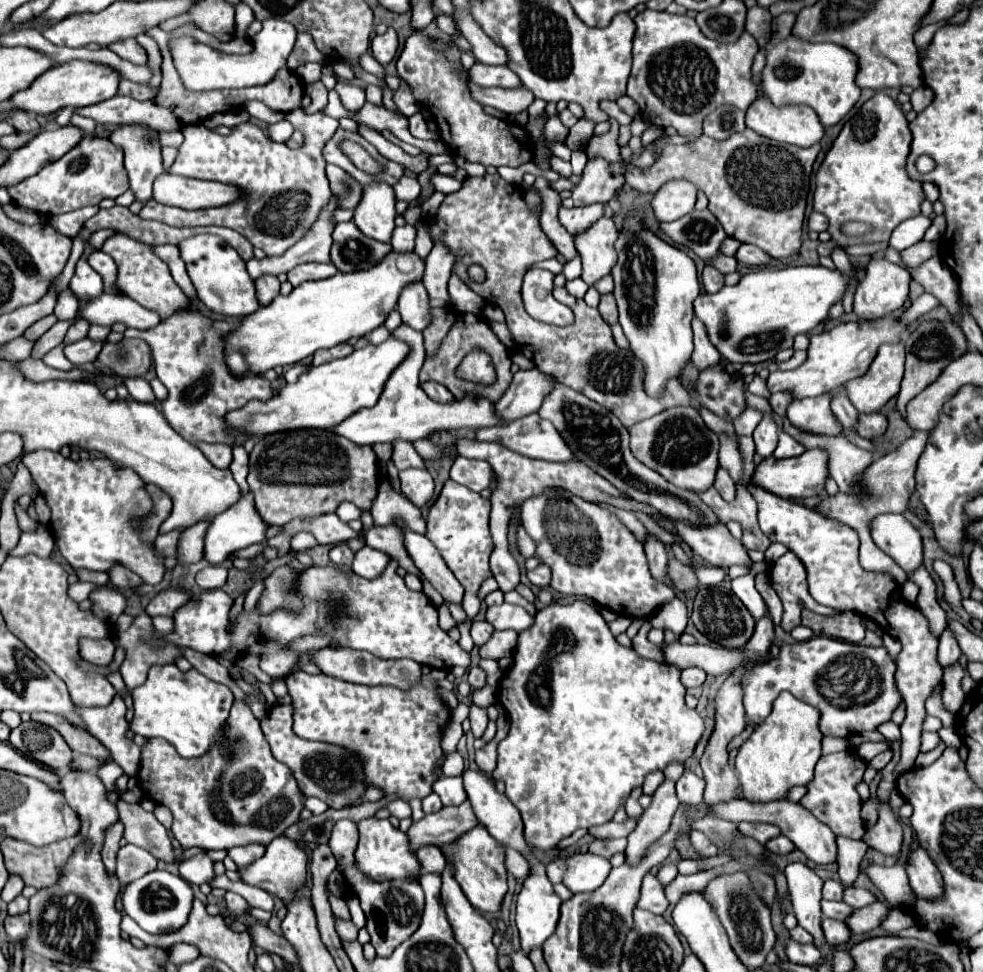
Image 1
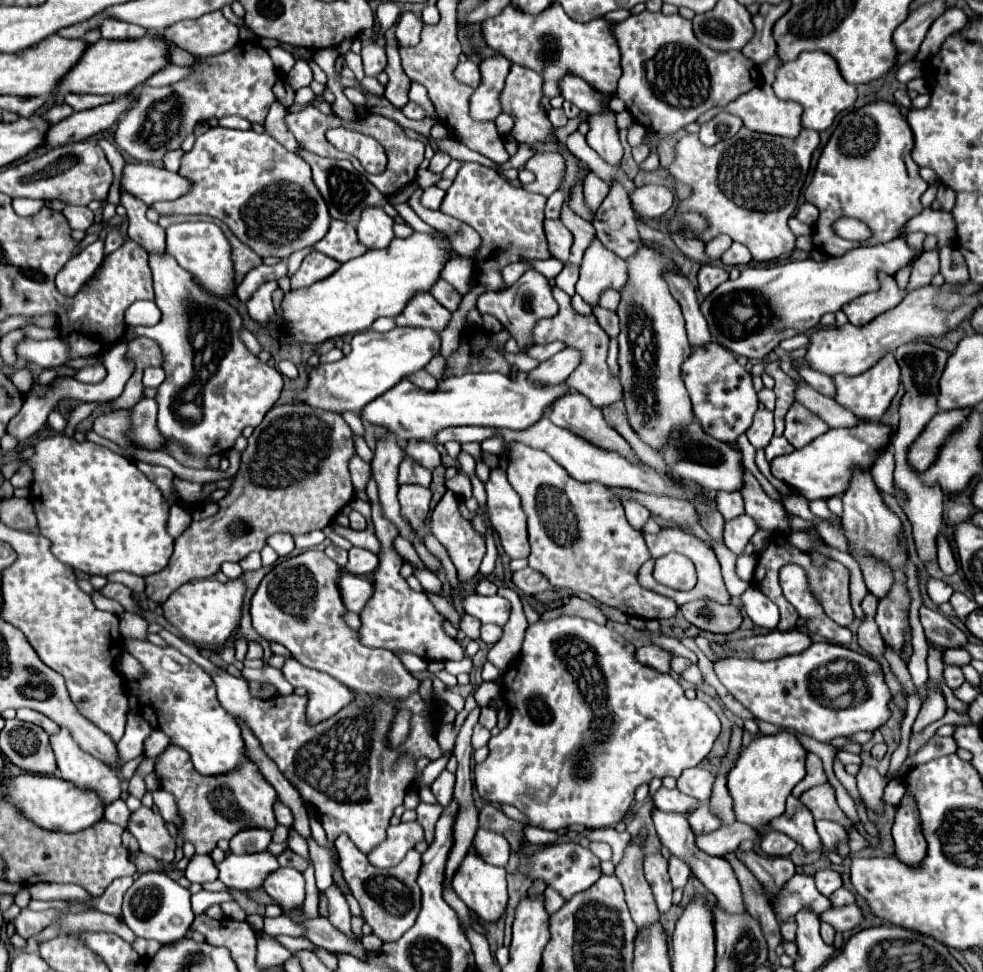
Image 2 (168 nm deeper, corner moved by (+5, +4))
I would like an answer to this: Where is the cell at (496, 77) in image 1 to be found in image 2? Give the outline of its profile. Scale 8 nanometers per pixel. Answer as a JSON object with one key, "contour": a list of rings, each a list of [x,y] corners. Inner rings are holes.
{"contour":[[[463,61],[463,63],[459,63],[457,67],[455,67],[455,71],[453,71],[453,75],[455,75],[455,79],[457,81],[461,81],[461,83],[465,83],[465,85],[469,85],[469,87],[477,87],[477,83],[481,83],[481,73],[479,73],[479,67],[477,67],[477,63],[473,63],[473,61]]]}

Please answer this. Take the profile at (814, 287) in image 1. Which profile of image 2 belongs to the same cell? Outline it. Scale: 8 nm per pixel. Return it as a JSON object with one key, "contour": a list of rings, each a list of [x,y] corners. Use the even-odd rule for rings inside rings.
{"contour":[[[905,237],[887,243],[857,247],[841,257],[823,261],[803,259],[775,267],[747,267],[735,281],[721,283],[703,303],[701,311],[717,343],[747,359],[763,359],[779,341],[817,327],[825,313],[837,313],[855,297],[879,291],[879,273],[893,277],[901,267],[913,263],[919,253],[907,245]]]}

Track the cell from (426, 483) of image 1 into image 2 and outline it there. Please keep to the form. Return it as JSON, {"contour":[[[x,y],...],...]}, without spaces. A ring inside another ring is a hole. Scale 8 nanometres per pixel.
{"contour":[[[405,485],[399,487],[399,505],[401,515],[409,521],[413,531],[419,531],[429,515],[429,503],[431,503],[431,491],[417,485]]]}

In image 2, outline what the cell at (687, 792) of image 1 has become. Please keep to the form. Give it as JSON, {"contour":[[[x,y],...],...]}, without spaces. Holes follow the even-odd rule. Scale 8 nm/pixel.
{"contour":[[[695,767],[683,771],[681,779],[677,781],[677,789],[683,791],[685,795],[695,797],[697,801],[709,801],[713,793],[713,783],[715,783],[715,775],[711,771]]]}

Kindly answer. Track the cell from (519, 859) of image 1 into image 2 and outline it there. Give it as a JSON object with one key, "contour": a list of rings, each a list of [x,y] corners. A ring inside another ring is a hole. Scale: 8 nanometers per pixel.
{"contour":[[[479,827],[473,837],[475,853],[489,865],[505,867],[509,861],[509,843],[503,835]]]}

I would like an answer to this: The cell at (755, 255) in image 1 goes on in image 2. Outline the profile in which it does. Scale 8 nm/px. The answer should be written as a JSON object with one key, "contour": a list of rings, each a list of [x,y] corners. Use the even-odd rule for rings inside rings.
{"contour":[[[733,243],[723,255],[721,255],[721,263],[727,267],[735,267],[735,265],[749,265],[751,263],[751,253],[745,245],[741,243]]]}

